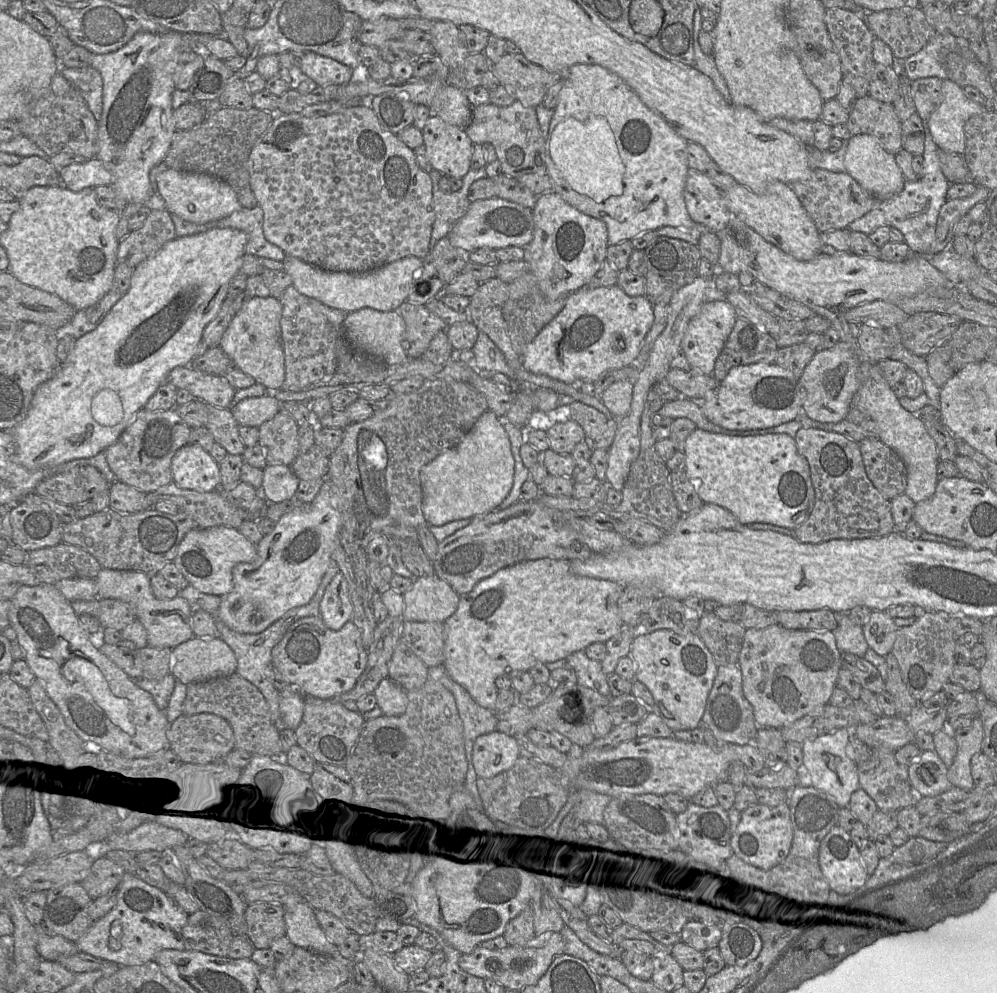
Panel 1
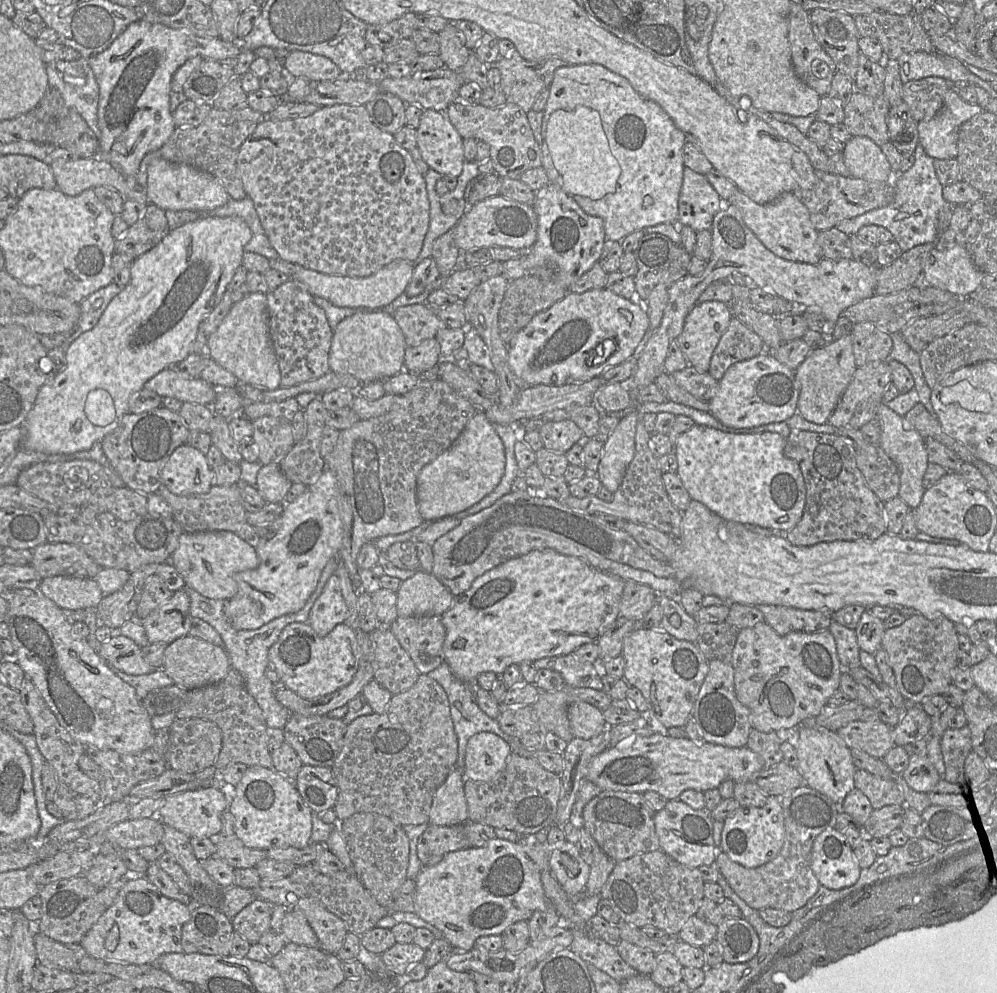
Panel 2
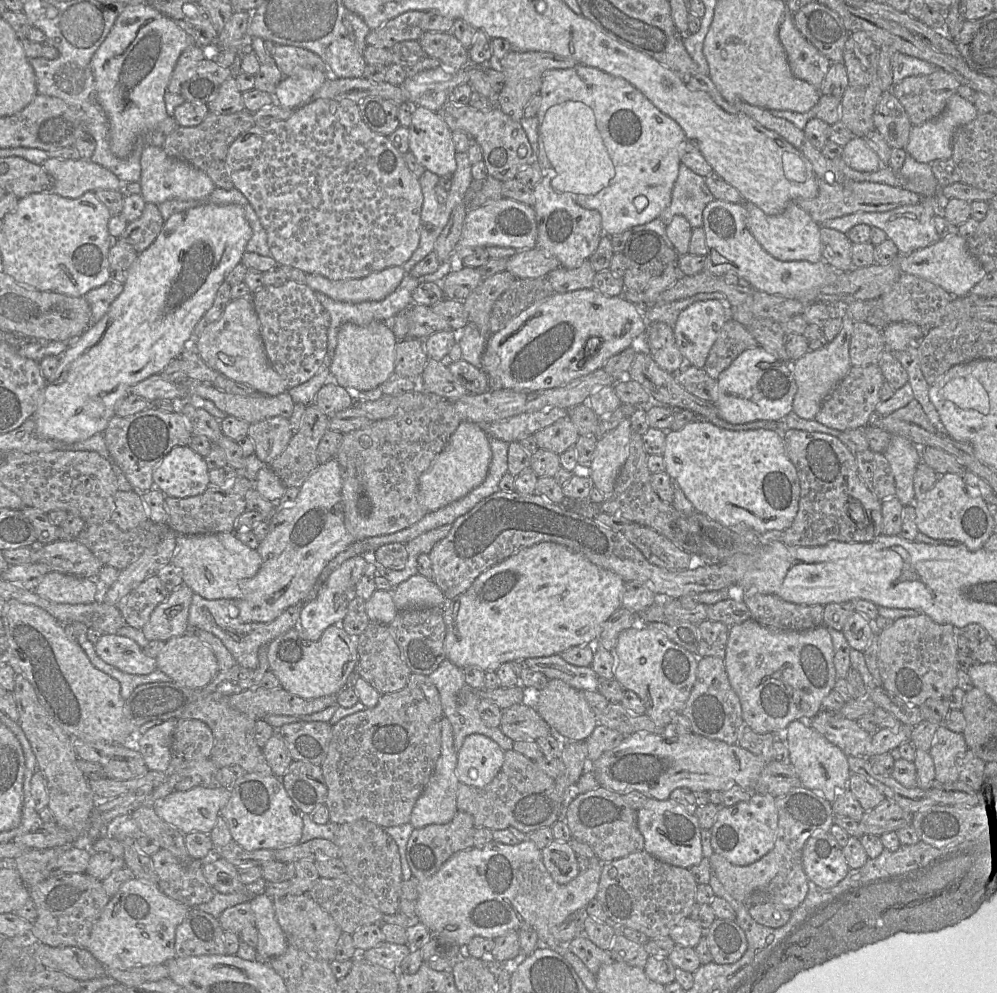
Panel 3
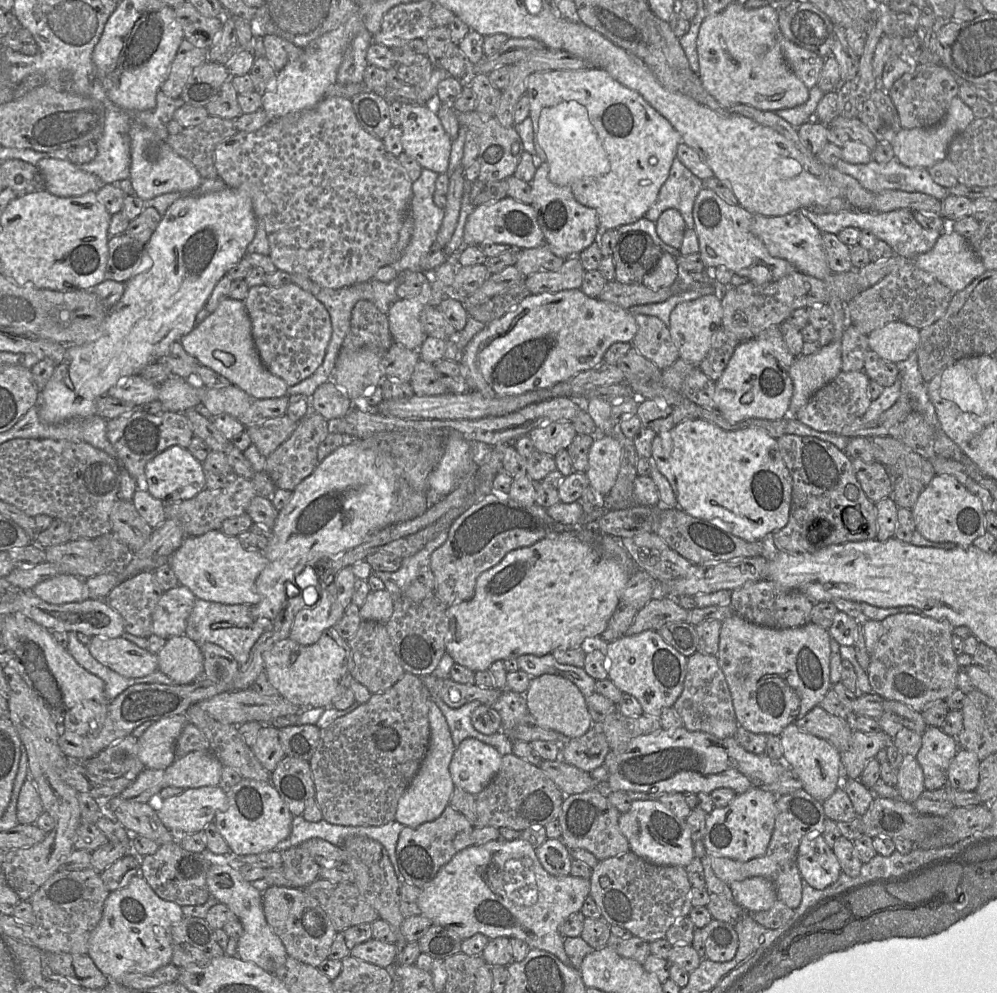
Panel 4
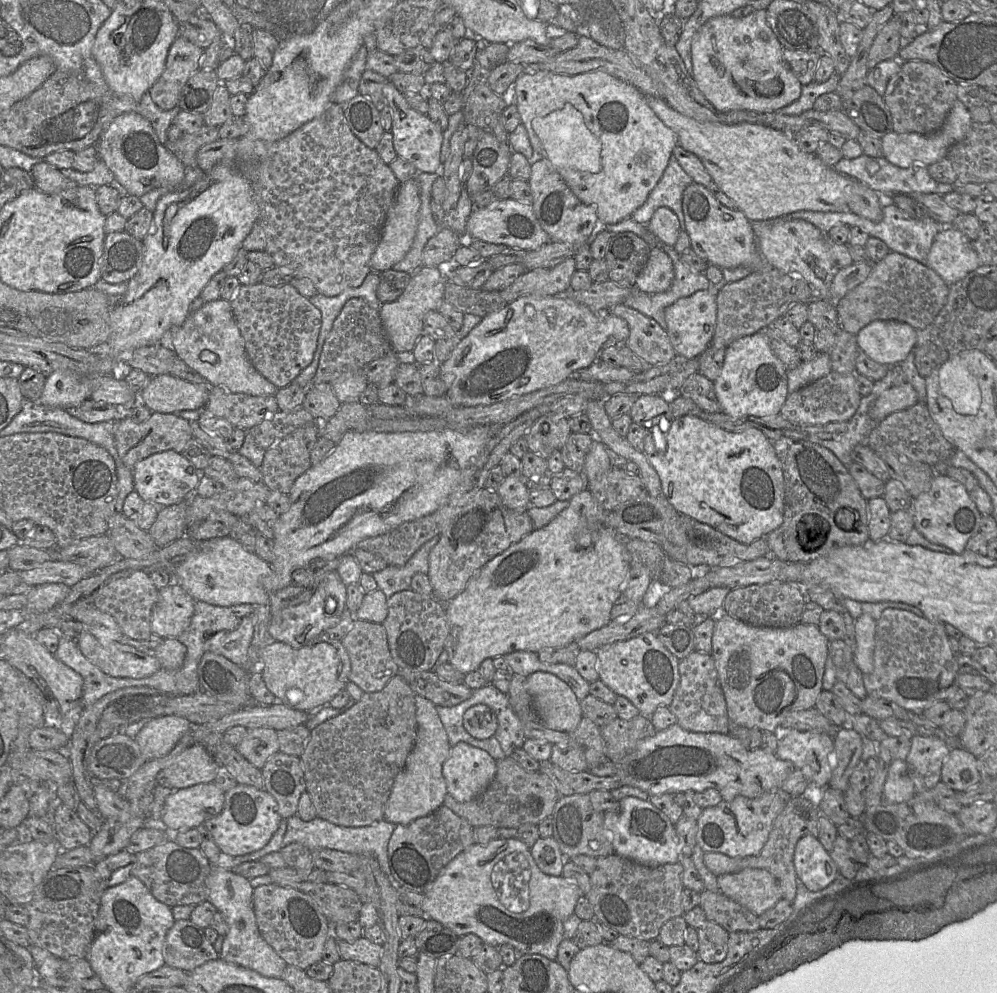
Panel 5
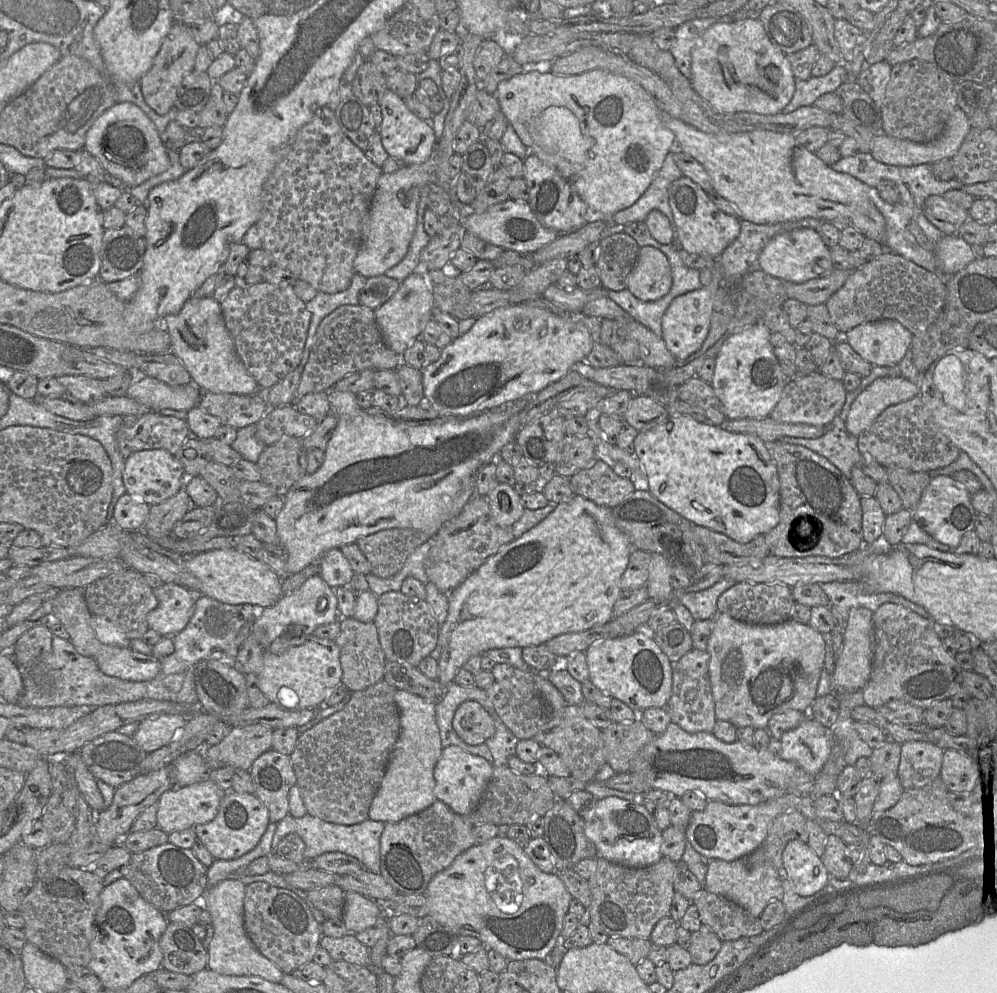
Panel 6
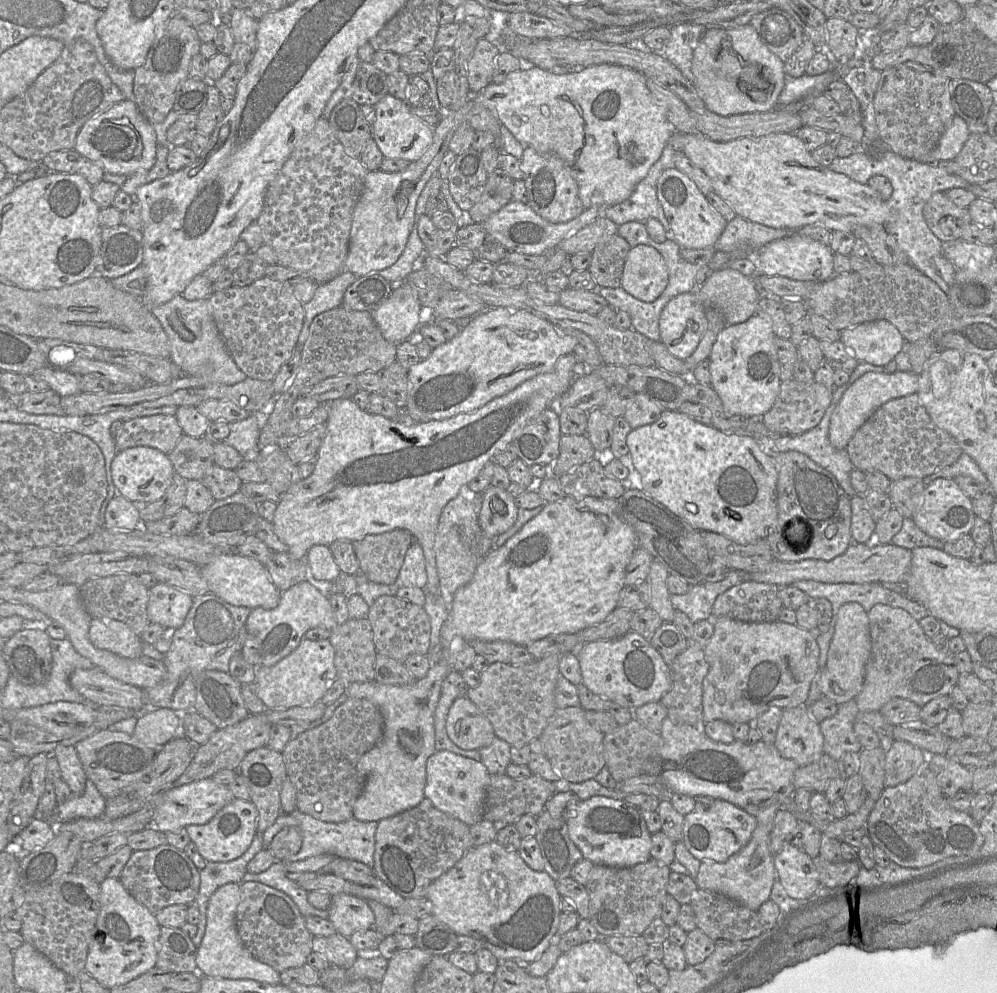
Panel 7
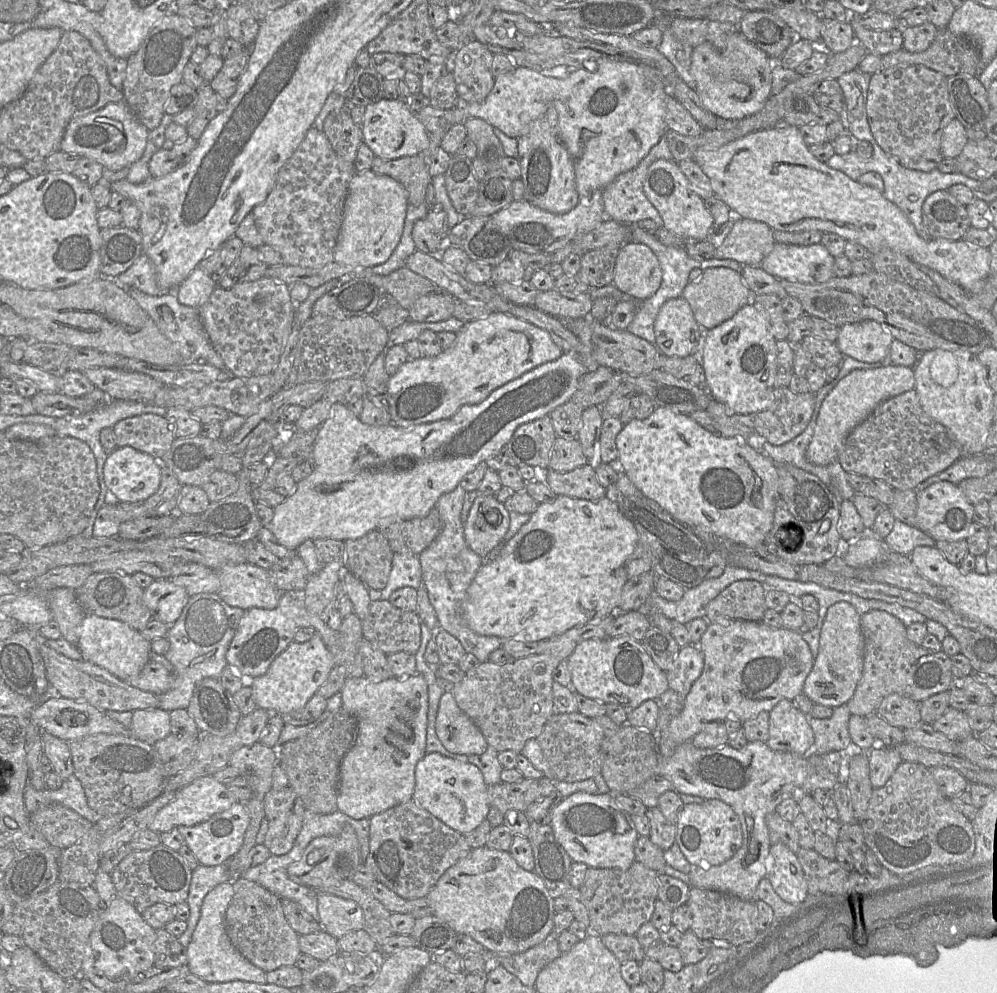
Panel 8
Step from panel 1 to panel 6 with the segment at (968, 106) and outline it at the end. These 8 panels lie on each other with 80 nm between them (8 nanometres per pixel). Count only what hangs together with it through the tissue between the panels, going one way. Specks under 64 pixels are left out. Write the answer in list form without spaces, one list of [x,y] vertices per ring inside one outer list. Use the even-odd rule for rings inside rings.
[[[956,107],[949,116],[943,132],[935,140],[922,144],[897,139],[885,134],[875,135],[870,154],[878,162],[894,166],[909,167],[921,164],[934,164],[943,159],[951,159],[959,150],[971,128],[969,117],[962,109]]]

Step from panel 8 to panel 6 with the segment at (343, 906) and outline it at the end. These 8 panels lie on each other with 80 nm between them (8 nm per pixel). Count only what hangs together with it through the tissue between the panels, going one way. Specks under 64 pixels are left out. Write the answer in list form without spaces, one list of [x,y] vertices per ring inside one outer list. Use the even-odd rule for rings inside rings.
[[[345,892],[342,921],[352,934],[374,927],[380,909],[374,900],[356,892]]]

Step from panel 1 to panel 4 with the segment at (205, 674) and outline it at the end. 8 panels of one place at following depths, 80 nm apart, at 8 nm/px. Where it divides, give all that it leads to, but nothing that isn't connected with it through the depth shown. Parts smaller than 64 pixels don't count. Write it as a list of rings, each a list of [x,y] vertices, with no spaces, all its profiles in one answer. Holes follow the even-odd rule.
[[[185,634],[173,636],[157,653],[158,670],[170,677],[176,685],[191,684],[202,675],[201,647]]]

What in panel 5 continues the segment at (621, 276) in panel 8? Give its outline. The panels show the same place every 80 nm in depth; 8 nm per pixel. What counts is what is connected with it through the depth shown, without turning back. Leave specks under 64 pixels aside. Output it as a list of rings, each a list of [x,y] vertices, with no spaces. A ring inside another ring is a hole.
[[[653,247],[634,288],[646,294],[664,293],[672,285],[673,279],[674,268],[670,257],[662,249]]]

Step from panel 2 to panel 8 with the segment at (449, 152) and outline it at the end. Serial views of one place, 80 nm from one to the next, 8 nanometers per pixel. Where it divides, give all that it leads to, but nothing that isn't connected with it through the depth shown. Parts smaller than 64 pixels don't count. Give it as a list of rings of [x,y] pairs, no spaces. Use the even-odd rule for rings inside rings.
[[[382,98],[365,106],[360,127],[363,133],[363,143],[369,146],[376,157],[382,159],[398,159],[417,155],[428,149],[430,145],[430,136],[424,125],[400,100]]]

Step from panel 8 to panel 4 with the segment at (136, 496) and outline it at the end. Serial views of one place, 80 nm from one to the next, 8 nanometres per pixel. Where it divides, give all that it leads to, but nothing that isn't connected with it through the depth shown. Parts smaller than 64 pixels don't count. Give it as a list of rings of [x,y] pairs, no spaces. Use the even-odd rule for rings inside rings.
[[[171,446],[159,453],[145,465],[144,481],[137,489],[146,489],[153,497],[164,503],[174,503],[195,497],[206,488],[206,471],[187,448]]]

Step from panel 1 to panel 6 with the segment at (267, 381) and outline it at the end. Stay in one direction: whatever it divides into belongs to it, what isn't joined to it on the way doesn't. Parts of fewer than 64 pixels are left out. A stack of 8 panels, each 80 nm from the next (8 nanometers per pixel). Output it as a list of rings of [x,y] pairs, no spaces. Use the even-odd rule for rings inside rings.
[[[191,297],[179,313],[164,317],[162,325],[171,339],[171,351],[189,372],[192,383],[200,389],[216,394],[253,395],[258,392],[260,386],[237,355],[219,301],[212,297]]]

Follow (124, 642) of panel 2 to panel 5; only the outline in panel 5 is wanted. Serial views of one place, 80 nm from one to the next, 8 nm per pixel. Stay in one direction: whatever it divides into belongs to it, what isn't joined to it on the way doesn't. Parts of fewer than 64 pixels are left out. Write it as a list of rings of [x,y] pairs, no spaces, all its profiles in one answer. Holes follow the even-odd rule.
[[[85,631],[79,632],[77,645],[89,661],[113,677],[140,679],[162,668],[156,656],[121,642],[102,643]]]

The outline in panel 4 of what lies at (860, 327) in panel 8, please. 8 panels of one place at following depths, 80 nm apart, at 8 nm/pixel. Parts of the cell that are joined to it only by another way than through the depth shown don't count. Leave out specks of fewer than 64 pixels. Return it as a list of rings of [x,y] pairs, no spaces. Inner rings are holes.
[[[901,321],[889,322],[868,334],[869,349],[894,363],[906,360],[919,341],[919,329]]]

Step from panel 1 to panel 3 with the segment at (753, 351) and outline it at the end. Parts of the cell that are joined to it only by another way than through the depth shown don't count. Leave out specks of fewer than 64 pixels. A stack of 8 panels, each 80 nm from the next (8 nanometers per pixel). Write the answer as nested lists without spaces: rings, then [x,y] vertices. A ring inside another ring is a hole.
[[[729,318],[723,325],[707,357],[704,370],[717,380],[722,371],[729,367],[742,352],[759,346],[748,329]]]

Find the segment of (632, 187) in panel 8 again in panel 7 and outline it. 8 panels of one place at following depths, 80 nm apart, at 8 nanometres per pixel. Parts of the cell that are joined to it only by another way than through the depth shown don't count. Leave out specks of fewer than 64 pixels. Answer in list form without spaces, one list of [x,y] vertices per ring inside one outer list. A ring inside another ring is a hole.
[[[668,143],[663,149],[660,158],[652,165],[647,176],[637,184],[631,196],[622,203],[604,207],[603,215],[613,221],[617,226],[631,221],[643,222],[645,224],[649,218],[655,218],[662,224],[666,231],[667,238],[673,238],[670,224],[657,198],[656,184],[664,170],[675,167],[674,152],[673,147]]]

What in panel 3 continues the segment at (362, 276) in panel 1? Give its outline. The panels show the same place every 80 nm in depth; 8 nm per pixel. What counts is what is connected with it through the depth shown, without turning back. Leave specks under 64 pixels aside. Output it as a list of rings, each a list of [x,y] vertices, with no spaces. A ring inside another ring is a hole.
[[[391,266],[364,278],[330,280],[319,274],[307,273],[306,284],[315,292],[351,303],[380,301],[391,294],[407,274],[402,266]]]

